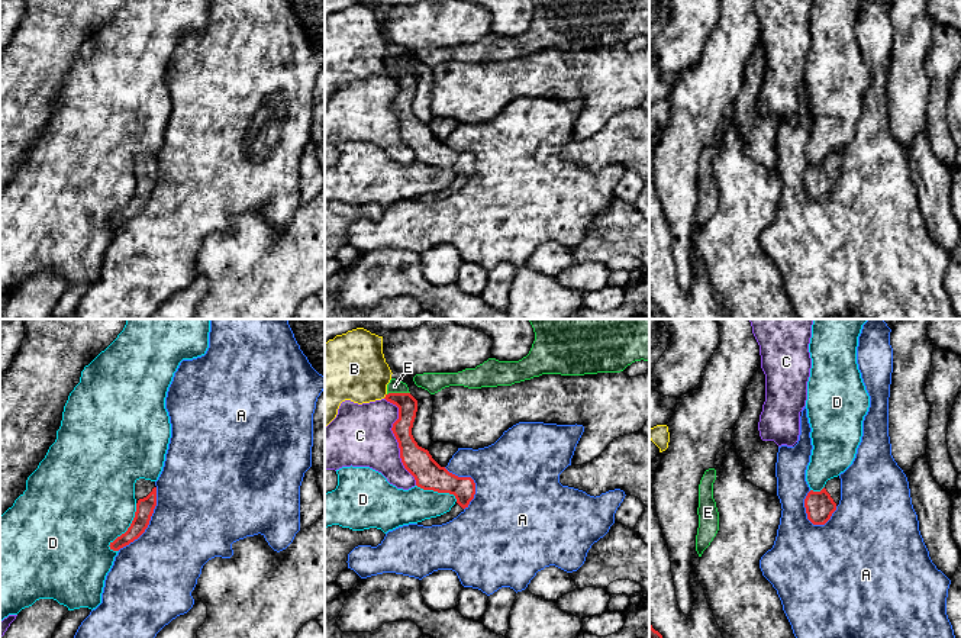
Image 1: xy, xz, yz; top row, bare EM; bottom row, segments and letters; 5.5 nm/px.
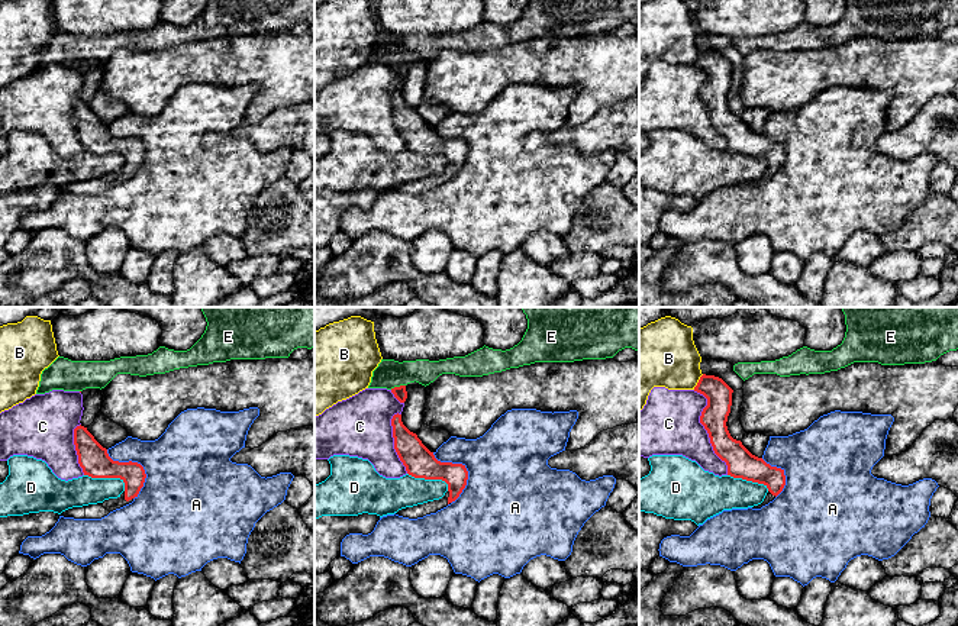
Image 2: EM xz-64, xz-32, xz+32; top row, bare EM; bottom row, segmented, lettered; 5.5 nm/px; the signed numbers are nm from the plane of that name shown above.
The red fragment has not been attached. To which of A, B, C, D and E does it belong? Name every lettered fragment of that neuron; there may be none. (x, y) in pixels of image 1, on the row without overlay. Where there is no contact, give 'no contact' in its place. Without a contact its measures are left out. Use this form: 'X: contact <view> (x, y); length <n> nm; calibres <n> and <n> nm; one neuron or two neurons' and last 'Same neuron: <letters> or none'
A: contact xy (148, 197); length 420 nm; calibres 100 and 460 nm; two neurons
B: contact xz (386, 71); length 40 nm; calibres 110 and 360 nm; two neurons
C: contact xz (396, 113); length 500 nm; calibres 160 and 340 nm; two neurons
D: contact xy (128, 203); length 300 nm; calibres 100 and 480 nm; two neurons
E: contact xz (397, 68); length 130 nm; calibres 110 and 80 nm; two neurons
Same neuron: none

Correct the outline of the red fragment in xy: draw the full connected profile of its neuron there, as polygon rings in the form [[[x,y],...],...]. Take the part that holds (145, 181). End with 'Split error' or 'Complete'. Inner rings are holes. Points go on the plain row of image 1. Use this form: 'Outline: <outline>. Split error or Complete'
Outline: [[[139,154],[135,158],[136,187],[135,193],[125,209],[110,218],[110,225],[119,226],[138,215],[149,200],[151,191],[157,181],[157,161],[155,157]]]. Split error

